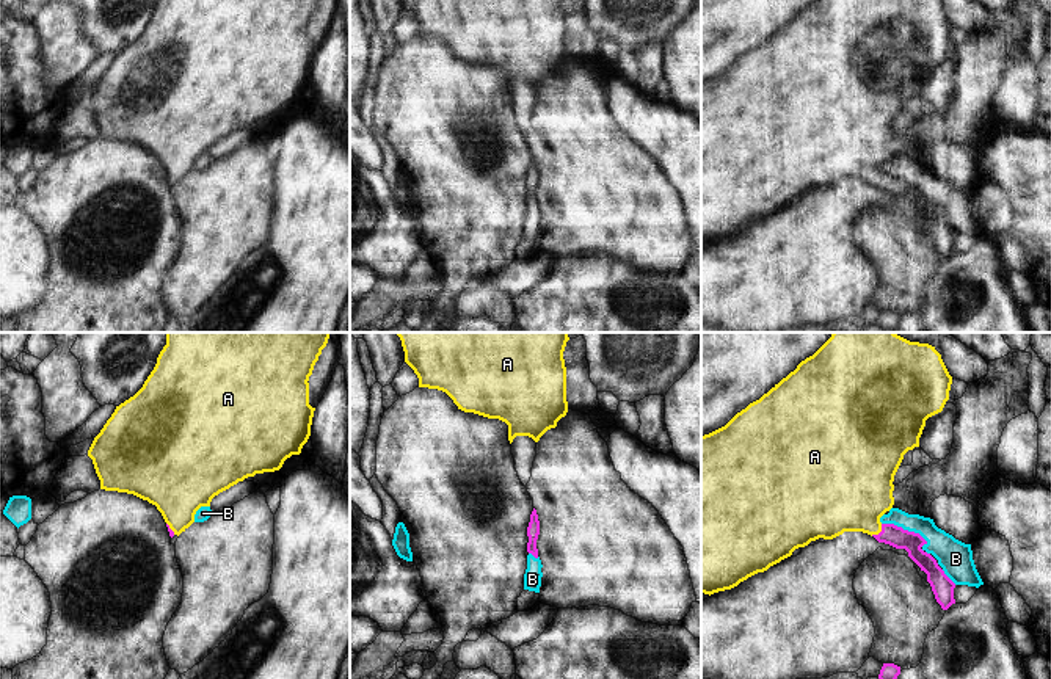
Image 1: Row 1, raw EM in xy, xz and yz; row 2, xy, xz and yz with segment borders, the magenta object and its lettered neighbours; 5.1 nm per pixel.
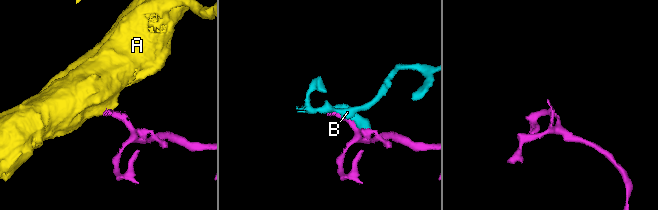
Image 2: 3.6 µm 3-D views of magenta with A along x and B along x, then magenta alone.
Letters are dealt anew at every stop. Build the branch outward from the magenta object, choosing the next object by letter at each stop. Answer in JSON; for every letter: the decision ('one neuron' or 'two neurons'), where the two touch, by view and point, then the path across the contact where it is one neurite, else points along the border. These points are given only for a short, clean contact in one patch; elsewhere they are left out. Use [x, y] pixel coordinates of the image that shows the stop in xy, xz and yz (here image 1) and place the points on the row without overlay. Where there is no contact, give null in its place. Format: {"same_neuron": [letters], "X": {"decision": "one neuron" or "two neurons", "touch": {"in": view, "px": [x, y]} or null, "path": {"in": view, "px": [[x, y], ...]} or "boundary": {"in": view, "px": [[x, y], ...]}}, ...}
{"same_neuron": ["A"], "A": {"decision": "one neuron", "touch": {"in": "yz", "px": [880, 181]}, "path": {"in": "yz", "px": [[893, 184], [880, 181], [861, 162], [852, 141]]}}, "B": {"decision": "two neurons", "touch": {"in": "yz", "px": [905, 179]}}}

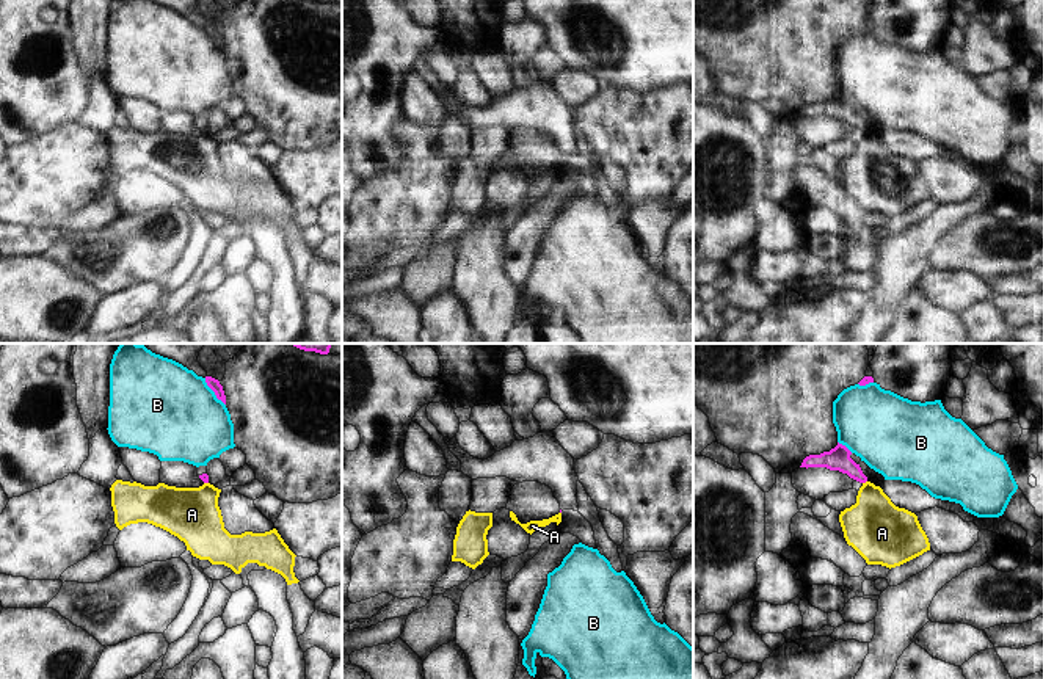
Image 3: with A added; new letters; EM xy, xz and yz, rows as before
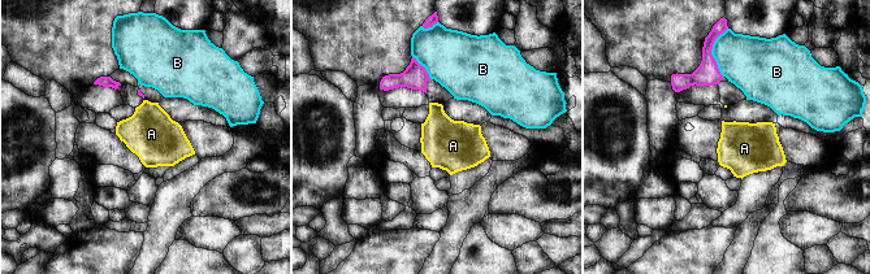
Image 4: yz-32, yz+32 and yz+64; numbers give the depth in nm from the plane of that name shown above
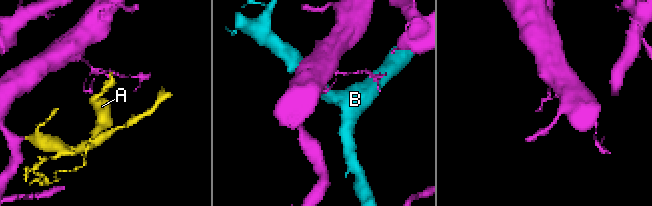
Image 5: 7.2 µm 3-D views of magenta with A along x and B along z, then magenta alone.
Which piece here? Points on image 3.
{"same_neuron": [], "A": {"decision": "two neurons", "touch": {"in": "yz", "px": [864, 130]}, "boundary": {"in": "yz", "px": [[866, 129], [863, 132]]}}, "B": {"decision": "two neurons", "touch": {"in": "xy", "px": [214, 39]}}}

